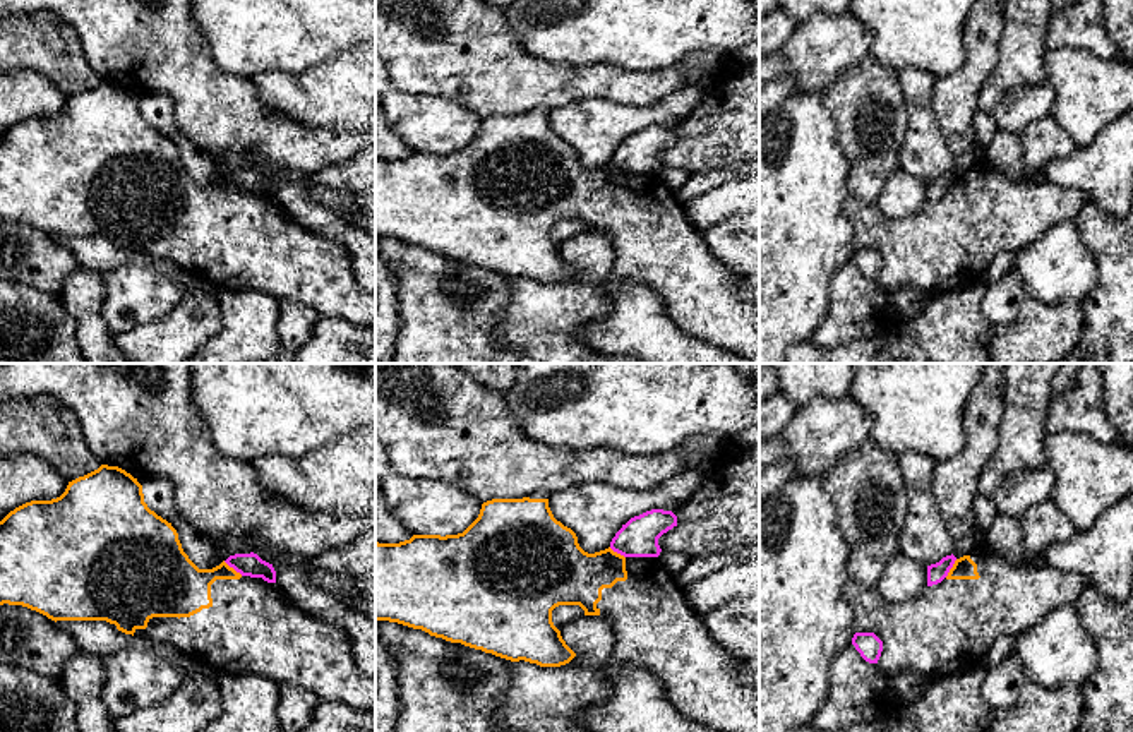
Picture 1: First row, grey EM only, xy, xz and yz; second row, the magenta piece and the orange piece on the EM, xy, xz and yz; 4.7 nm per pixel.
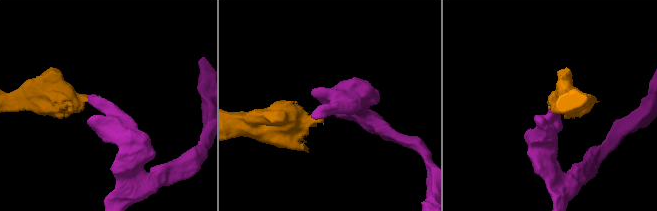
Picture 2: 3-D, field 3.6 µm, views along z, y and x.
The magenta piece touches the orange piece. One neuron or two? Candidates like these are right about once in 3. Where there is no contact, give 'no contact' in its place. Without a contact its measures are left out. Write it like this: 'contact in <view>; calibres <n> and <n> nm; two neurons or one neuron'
contact in xy; calibres 110 and 240 nm; two neurons

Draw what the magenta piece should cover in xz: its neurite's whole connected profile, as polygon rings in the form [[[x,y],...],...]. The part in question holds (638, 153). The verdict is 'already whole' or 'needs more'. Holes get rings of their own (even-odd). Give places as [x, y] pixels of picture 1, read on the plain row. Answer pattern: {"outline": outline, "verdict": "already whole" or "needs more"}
{"outline": [[[646,127],[622,141],[610,165],[624,173],[658,173],[662,168],[658,154],[674,142],[677,142],[677,132],[672,127]]], "verdict": "already whole"}

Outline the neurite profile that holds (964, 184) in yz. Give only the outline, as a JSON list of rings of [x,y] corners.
[[[1052,117],[1040,118],[1022,134],[1027,175],[1011,178],[987,161],[955,177],[948,192],[920,211],[900,219],[884,218],[876,202],[848,195],[843,213],[854,226],[854,249],[874,249],[883,257],[879,286],[891,295],[912,288],[927,297],[982,279],[987,266],[1001,252],[1016,254],[1039,240],[1063,219],[1076,219],[1085,195],[1047,180],[1051,159],[1066,158],[1076,149],[1073,139]]]

